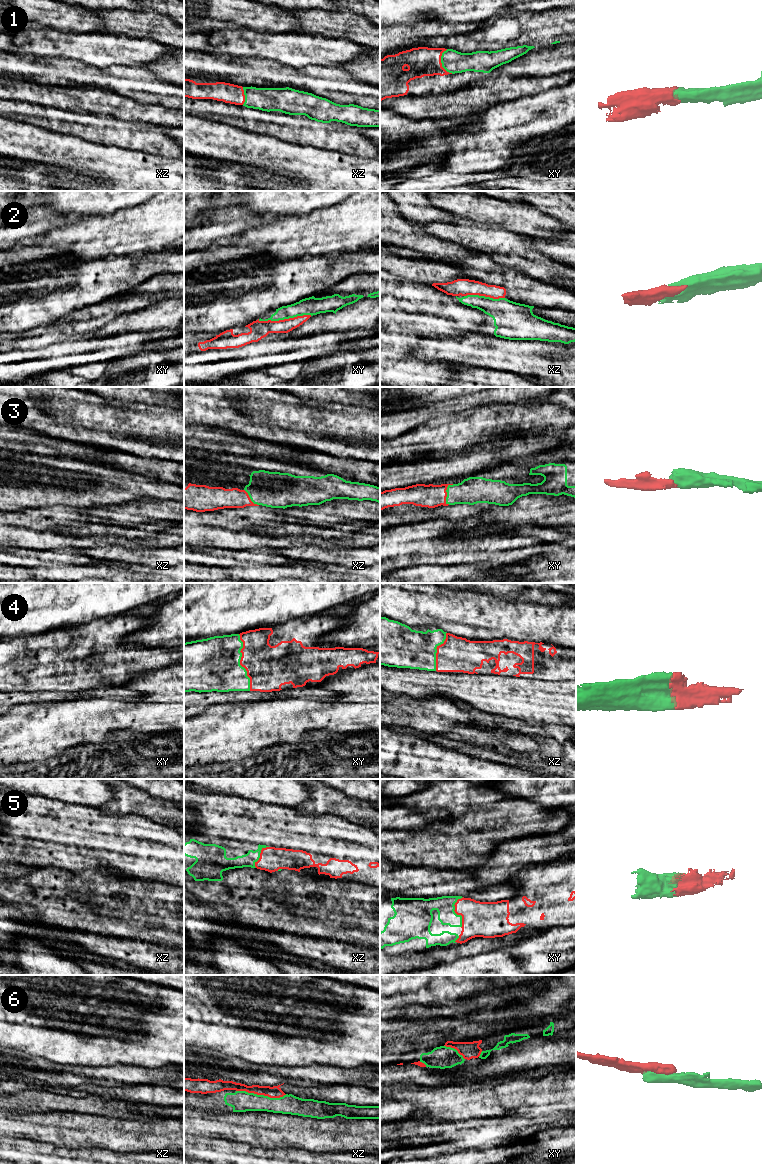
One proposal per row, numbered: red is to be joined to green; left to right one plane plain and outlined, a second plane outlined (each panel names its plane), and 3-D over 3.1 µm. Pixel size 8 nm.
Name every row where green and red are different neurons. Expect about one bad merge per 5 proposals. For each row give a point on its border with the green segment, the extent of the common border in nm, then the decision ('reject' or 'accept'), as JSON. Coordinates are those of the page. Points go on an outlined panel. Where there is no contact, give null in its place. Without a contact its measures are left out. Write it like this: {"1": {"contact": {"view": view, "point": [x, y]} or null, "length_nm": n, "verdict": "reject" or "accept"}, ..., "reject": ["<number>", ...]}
{"1": {"contact": {"view": "xy", "point": [441, 62]}, "length_nm": 200, "verdict": "accept"}, "2": {"contact": {"view": "xy", "point": [284, 318]}, "length_nm": 440, "verdict": "accept"}, "3": {"contact": {"view": "xy", "point": [447, 493]}, "length_nm": 180, "verdict": "accept"}, "4": {"contact": {"view": "xy", "point": [239, 662]}, "length_nm": 460, "verdict": "accept"}, "5": {"contact": {"view": "xy", "point": [454, 912]}, "length_nm": 240, "verdict": "accept"}, "6": {"contact": {"view": "xz", "point": [261, 1095]}, "length_nm": 400, "verdict": "accept"}, "reject": []}

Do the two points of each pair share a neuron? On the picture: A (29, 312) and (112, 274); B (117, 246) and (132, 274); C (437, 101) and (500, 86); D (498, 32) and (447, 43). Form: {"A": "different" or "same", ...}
{"A": "same", "B": "different", "C": "same", "D": "same"}

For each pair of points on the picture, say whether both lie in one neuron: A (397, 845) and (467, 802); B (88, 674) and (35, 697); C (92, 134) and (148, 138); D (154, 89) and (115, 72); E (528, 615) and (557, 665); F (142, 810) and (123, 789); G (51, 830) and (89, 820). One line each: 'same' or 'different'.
A: same
B: different
C: same
D: same
E: different
F: same
G: different

